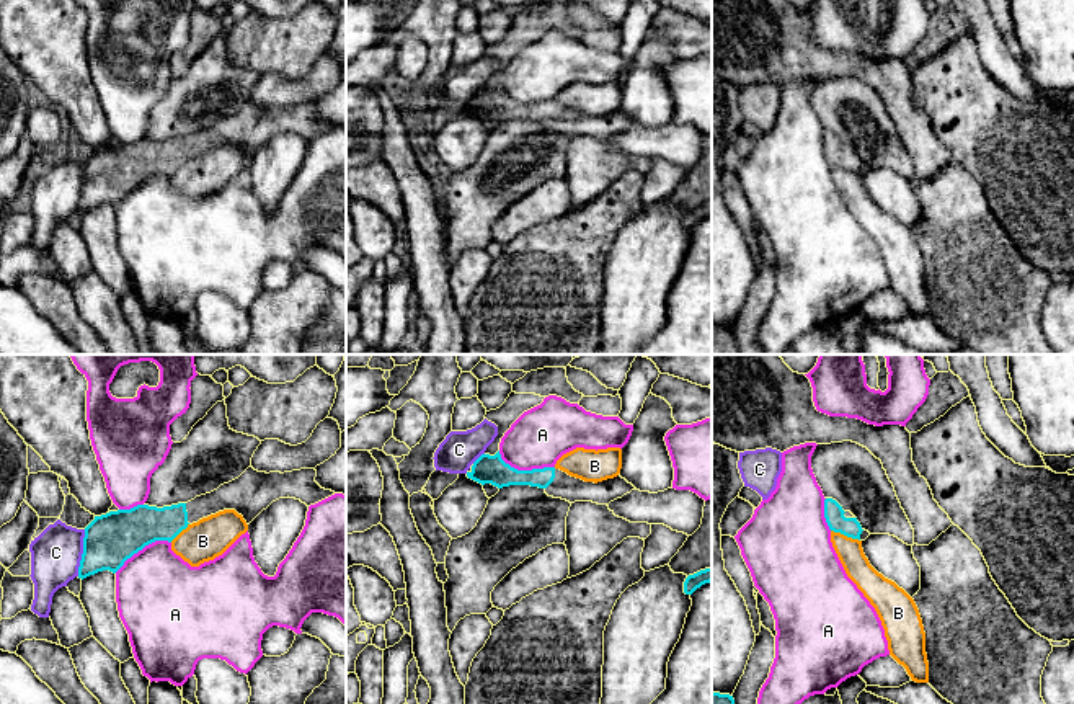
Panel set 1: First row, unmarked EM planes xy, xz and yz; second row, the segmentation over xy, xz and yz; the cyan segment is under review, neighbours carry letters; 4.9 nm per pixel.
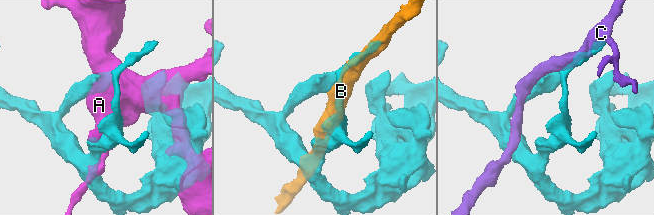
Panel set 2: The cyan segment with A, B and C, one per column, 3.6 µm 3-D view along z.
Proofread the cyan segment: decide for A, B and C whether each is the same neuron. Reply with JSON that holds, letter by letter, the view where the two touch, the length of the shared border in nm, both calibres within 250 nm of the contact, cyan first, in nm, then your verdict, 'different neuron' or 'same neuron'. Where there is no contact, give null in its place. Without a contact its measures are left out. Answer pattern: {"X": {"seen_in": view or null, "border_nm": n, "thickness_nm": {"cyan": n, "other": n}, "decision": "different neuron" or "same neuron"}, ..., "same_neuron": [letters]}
{"A": {"seen_in": "xz", "border_nm": 300, "thickness_nm": {"cyan": 140, "other": 280}, "decision": "different neuron"}, "B": {"seen_in": "yz", "border_nm": 160, "thickness_nm": {"cyan": 100, "other": 130}, "decision": "different neuron"}, "C": {"seen_in": "xy", "border_nm": 240, "thickness_nm": {"cyan": 260, "other": 240}, "decision": "different neuron"}, "same_neuron": []}

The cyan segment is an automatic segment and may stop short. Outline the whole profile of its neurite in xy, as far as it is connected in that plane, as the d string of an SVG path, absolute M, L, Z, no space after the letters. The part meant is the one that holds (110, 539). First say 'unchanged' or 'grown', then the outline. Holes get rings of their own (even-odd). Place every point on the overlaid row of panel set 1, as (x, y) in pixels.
grown; M250 466L238 479L188 503L163 508L137 505L95 516L85 528L78 578L103 570L116 573L145 546L155 541L171 542L189 524L224 510L235 510L250 524L279 498L295 498L310 506L335 495L322 488L315 477L315 469L266 474Z

